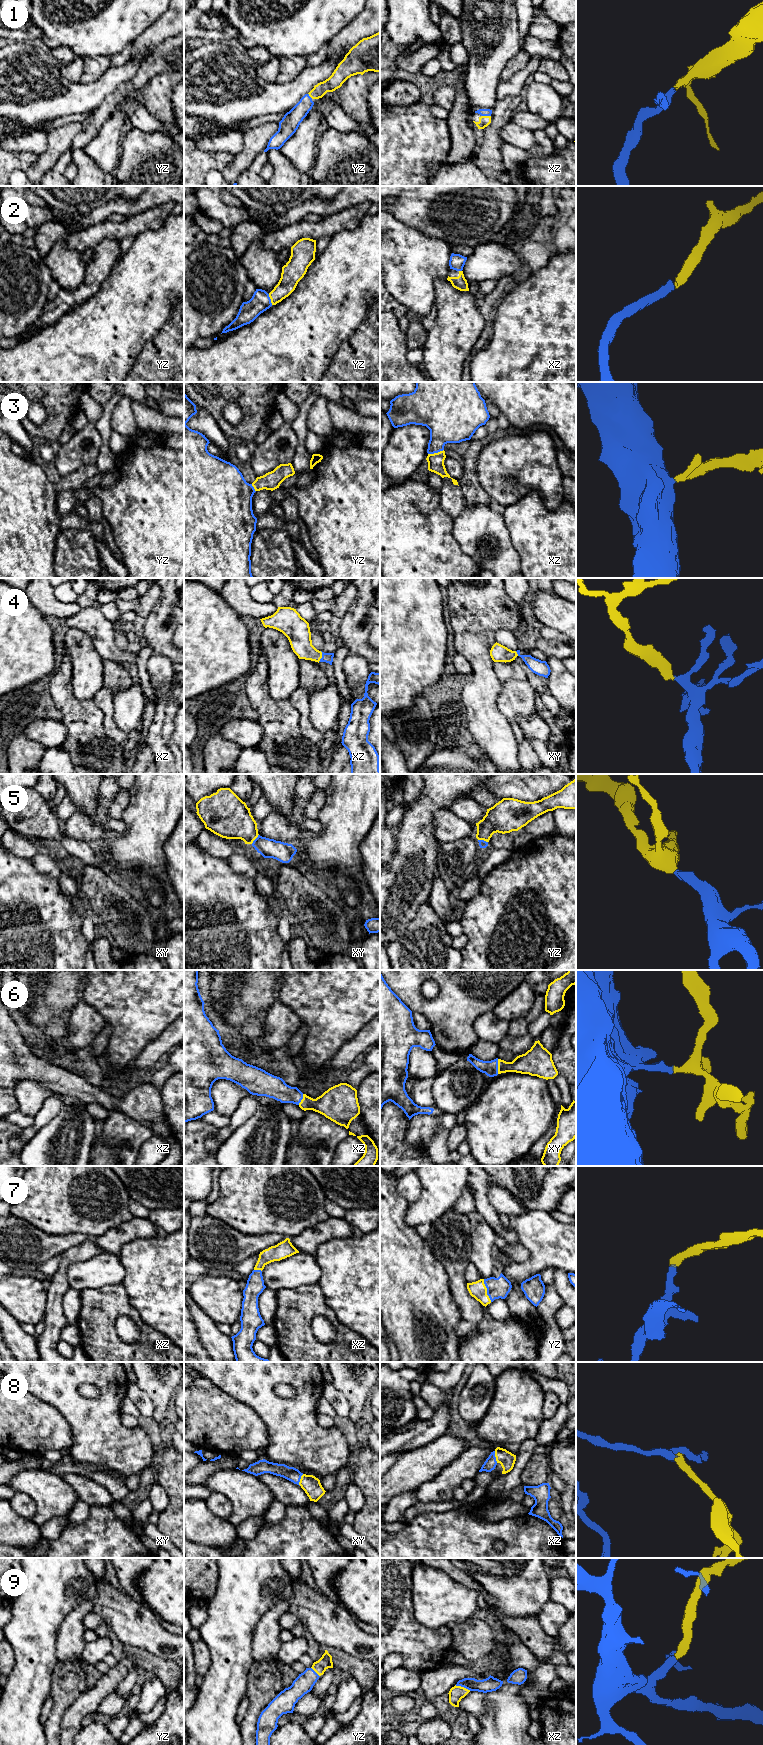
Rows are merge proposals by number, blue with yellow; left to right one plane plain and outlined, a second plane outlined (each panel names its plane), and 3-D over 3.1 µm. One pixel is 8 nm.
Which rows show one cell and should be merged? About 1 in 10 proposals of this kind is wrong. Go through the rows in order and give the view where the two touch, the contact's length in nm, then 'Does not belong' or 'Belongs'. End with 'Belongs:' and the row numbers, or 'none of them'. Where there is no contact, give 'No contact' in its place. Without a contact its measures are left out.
1: Touches blue in xz. Shared border 80 nm. Belongs
2: Touches blue in yz. Shared border 90 nm. Belongs
3: Touches blue in xz. Shared border 130 nm. Belongs
4: Touches blue in xz. Shared border 90 nm. Belongs
5: Touches blue in yz. Shared border 80 nm. Belongs
6: Touches blue in xy. Shared border 120 nm. Belongs
7: Touches blue in yz. Shared border 200 nm. Belongs
8: Touches blue in xy. Shared border 100 nm. Belongs
9: Touches blue in xz. Shared border 130 nm. Belongs
Belongs: 1, 2, 3, 4, 5, 6, 7, 8, 9

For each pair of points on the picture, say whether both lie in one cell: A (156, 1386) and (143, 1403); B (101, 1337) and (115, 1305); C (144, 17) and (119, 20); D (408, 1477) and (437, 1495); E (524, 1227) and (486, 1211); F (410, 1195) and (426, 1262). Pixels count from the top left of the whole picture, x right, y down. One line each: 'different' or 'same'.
A: different
B: same
C: same
D: different
E: different
F: different

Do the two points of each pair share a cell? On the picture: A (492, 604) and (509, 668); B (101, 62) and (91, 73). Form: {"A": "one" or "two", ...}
{"A": "two", "B": "one"}

